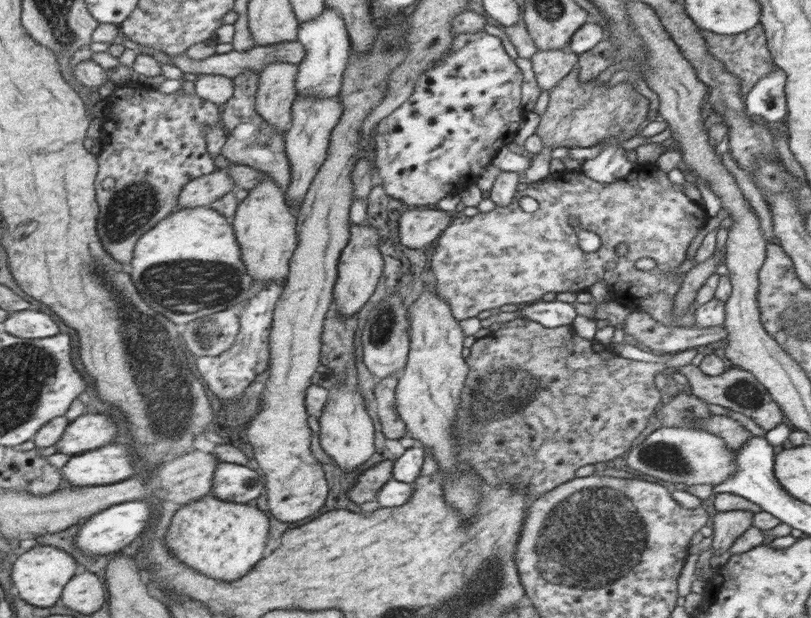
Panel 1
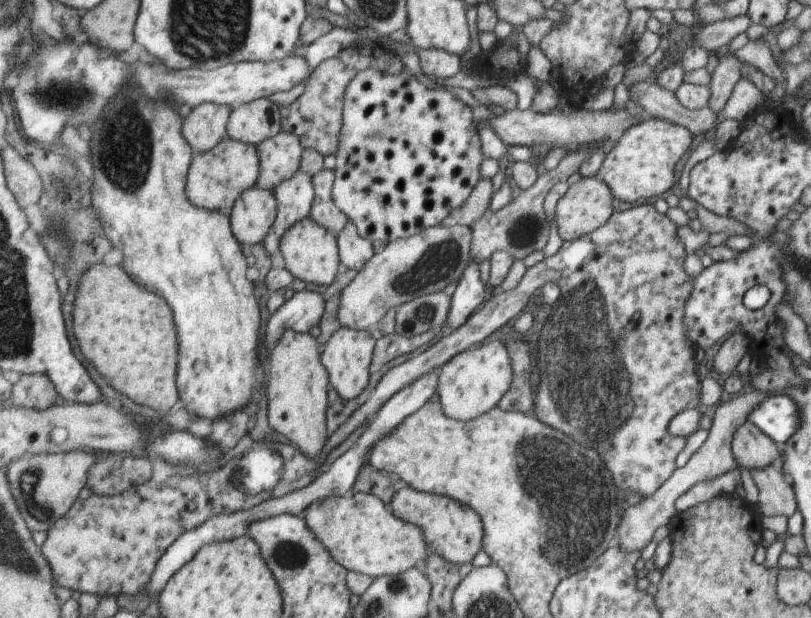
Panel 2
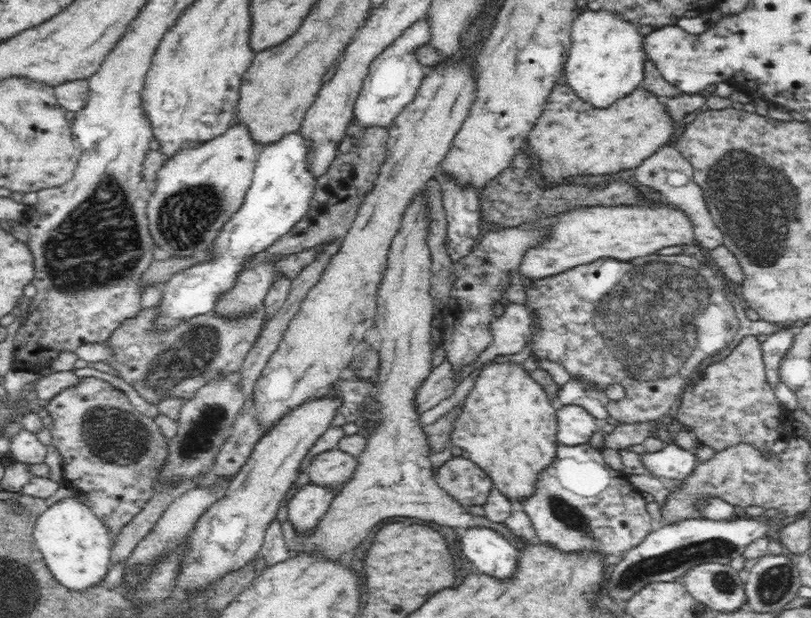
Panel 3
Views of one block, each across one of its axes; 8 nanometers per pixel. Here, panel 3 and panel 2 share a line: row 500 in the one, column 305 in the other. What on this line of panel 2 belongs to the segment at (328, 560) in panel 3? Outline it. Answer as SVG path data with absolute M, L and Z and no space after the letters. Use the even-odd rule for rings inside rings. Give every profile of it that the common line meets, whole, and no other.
M286 329L279 345L271 354L271 379L267 388L269 397L269 422L274 430L287 436L310 459L318 459L328 442L328 390L331 389L330 371L322 364L322 344L308 332Z

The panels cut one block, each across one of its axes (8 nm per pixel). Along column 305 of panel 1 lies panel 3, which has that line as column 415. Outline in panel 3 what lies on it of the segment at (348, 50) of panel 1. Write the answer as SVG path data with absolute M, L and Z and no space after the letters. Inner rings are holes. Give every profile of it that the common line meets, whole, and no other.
M423 19L409 26L397 38L392 46L378 56L369 66L368 75L364 80L362 90L358 94L353 111L353 120L359 128L388 129L402 110L411 104L424 80L425 68L416 60L413 51L418 46L428 44L429 28Z

